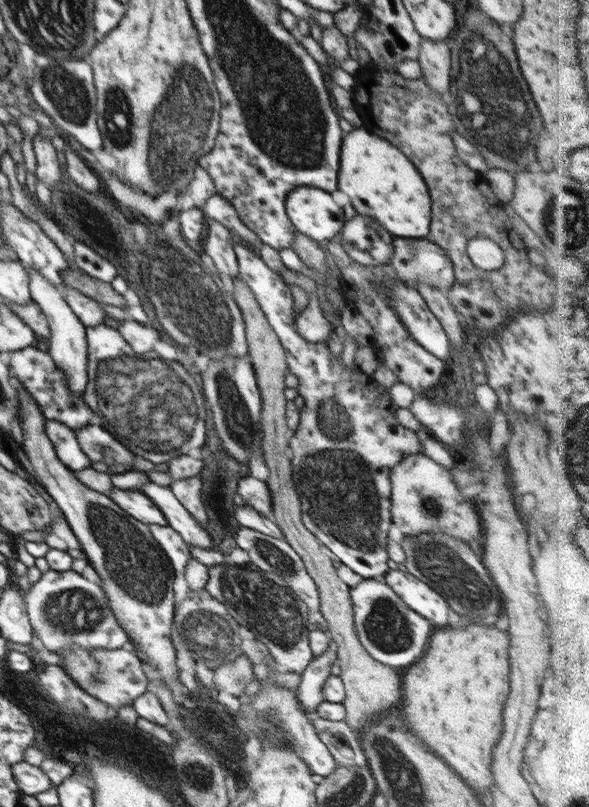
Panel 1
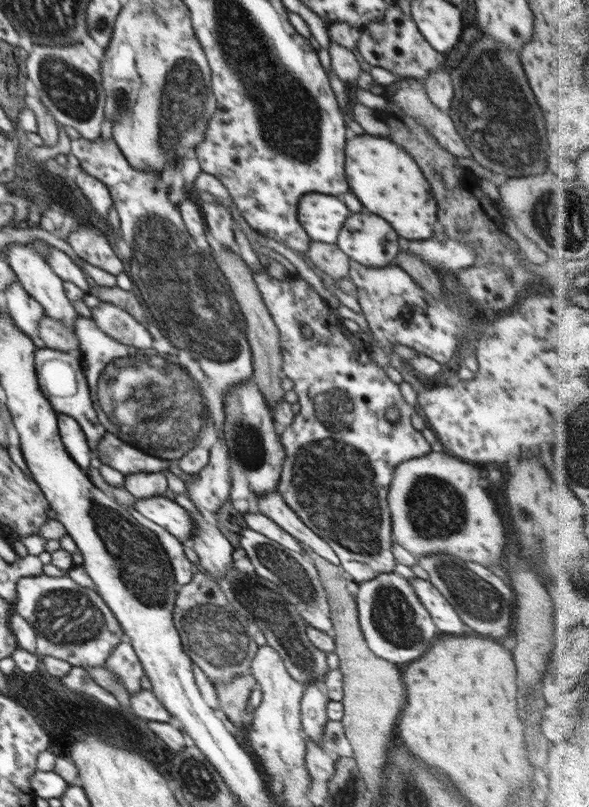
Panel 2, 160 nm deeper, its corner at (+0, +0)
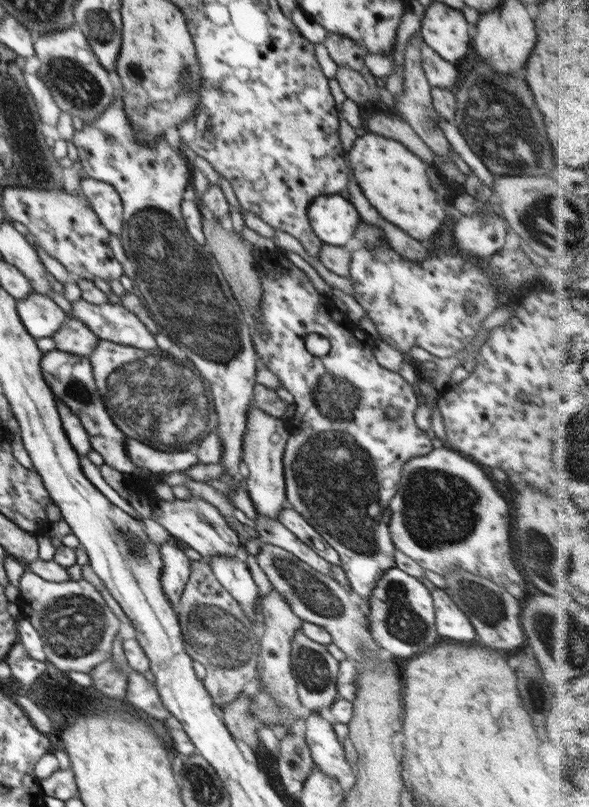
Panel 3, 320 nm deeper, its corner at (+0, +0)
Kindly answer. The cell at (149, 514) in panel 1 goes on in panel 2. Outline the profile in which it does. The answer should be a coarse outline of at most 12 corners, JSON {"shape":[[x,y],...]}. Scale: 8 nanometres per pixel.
{"shape":[[163,495],[136,498],[143,518],[182,542],[195,530],[191,514]]}

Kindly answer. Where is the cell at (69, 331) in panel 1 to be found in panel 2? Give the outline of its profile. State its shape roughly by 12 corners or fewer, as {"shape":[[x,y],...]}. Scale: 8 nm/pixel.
{"shape":[[8,245],[5,258],[45,316],[75,330],[65,282],[34,247]]}

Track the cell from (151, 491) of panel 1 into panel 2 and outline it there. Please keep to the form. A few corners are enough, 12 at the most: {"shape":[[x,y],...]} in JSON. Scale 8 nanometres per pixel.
{"shape":[[190,499],[174,500],[195,522],[190,548],[210,576],[234,567],[234,548],[218,527],[202,517]]}

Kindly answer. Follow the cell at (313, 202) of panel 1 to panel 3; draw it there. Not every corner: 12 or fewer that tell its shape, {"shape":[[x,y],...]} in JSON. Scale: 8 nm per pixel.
{"shape":[[339,194],[318,196],[307,215],[323,243],[355,236],[356,208]]}

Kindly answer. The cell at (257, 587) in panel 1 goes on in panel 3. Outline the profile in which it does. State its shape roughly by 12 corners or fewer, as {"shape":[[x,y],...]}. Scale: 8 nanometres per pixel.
{"shape":[[302,631],[293,636],[292,666],[306,712],[339,697],[339,661]]}

